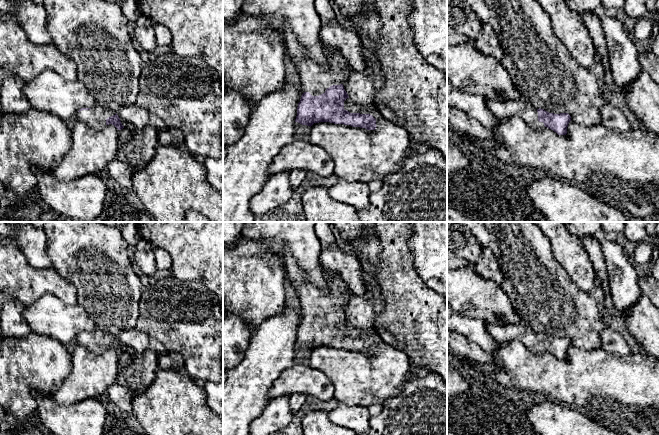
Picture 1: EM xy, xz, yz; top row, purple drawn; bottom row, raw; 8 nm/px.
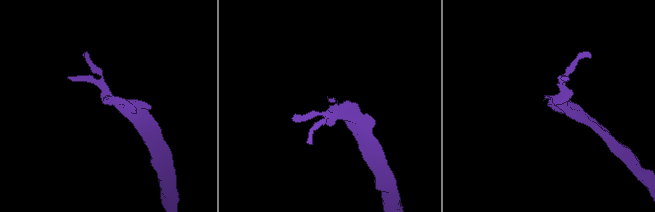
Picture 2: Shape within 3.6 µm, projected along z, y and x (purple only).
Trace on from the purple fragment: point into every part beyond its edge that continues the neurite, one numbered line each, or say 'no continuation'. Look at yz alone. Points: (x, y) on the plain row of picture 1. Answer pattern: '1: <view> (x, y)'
1: yz (518, 332)

